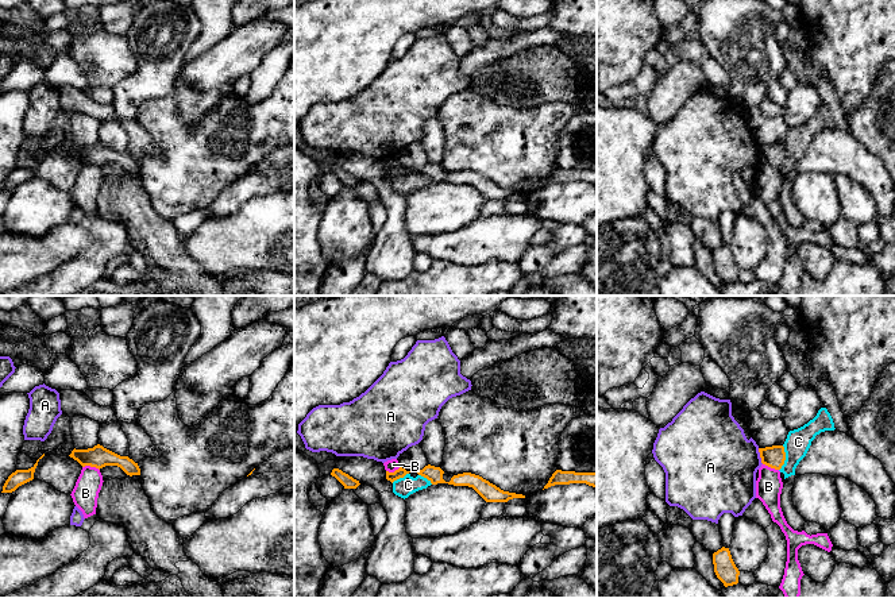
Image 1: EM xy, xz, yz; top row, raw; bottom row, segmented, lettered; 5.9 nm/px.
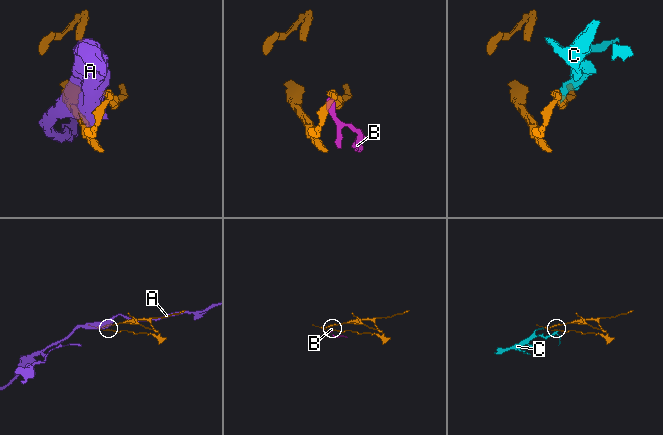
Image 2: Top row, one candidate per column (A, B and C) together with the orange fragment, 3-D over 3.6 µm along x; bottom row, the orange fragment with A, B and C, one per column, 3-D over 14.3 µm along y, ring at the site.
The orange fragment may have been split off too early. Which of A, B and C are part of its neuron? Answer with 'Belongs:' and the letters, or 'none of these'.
Belongs: none of these

